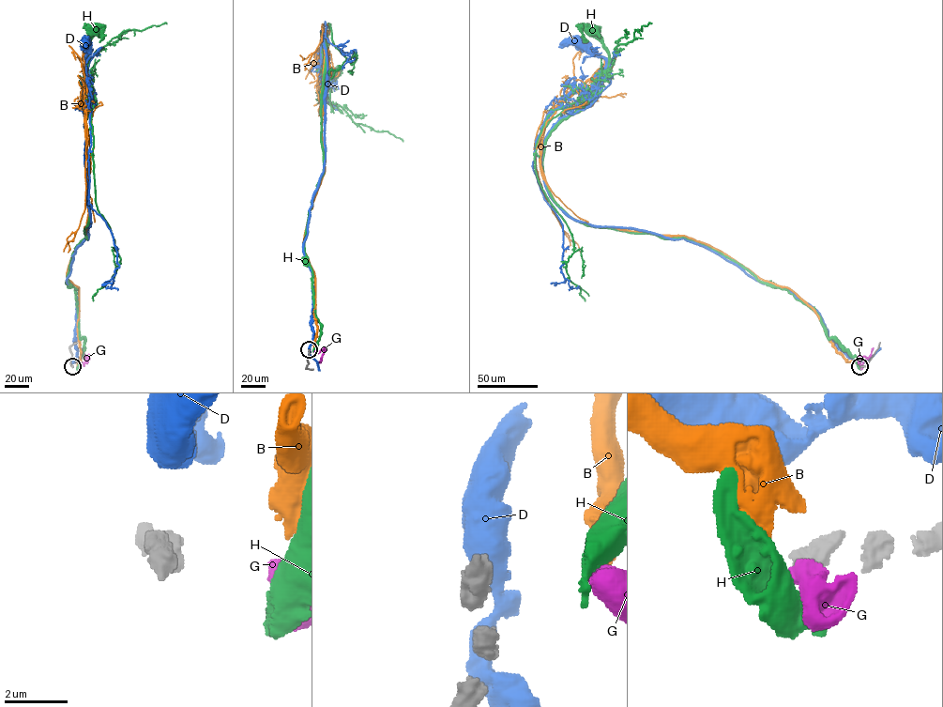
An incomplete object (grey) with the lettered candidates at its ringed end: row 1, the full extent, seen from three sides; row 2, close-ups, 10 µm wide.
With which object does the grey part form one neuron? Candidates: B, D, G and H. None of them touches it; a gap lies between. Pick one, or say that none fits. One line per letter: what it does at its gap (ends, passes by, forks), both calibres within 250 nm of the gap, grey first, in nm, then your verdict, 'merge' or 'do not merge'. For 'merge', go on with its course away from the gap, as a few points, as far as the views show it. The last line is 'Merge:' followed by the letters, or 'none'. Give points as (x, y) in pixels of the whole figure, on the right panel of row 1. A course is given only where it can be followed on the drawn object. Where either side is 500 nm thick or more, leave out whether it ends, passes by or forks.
B: calibres 600 and 700 nm; do not merge
D: calibres 600 and 650 nm; do not merge
G: calibres 600 and 600 nm; do not merge
H: calibres 600 and 550 nm; do not merge
Merge: none

